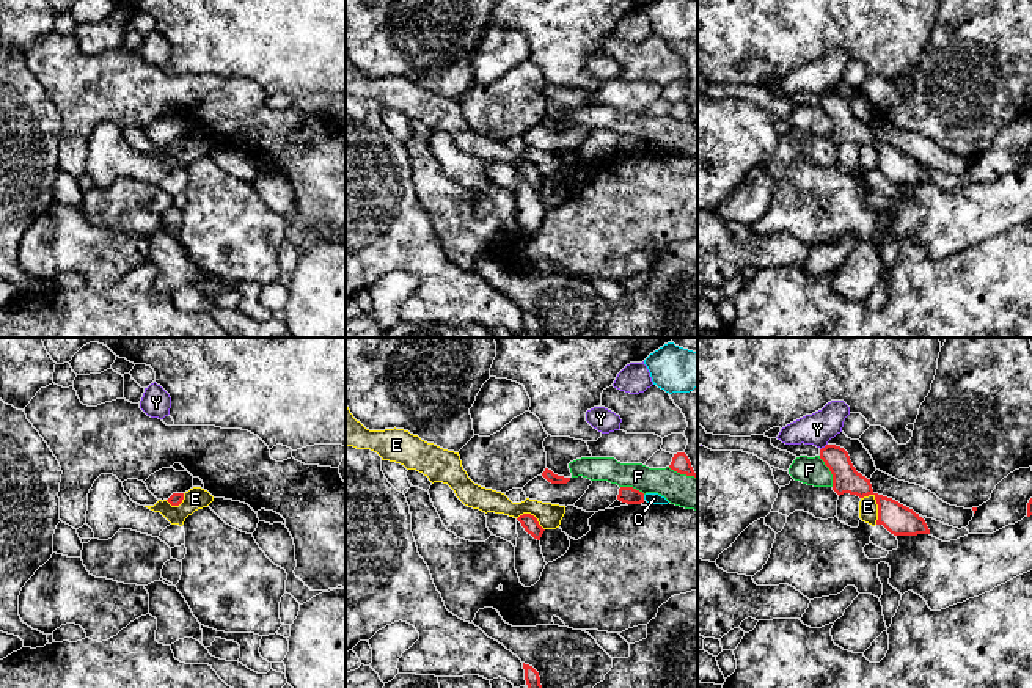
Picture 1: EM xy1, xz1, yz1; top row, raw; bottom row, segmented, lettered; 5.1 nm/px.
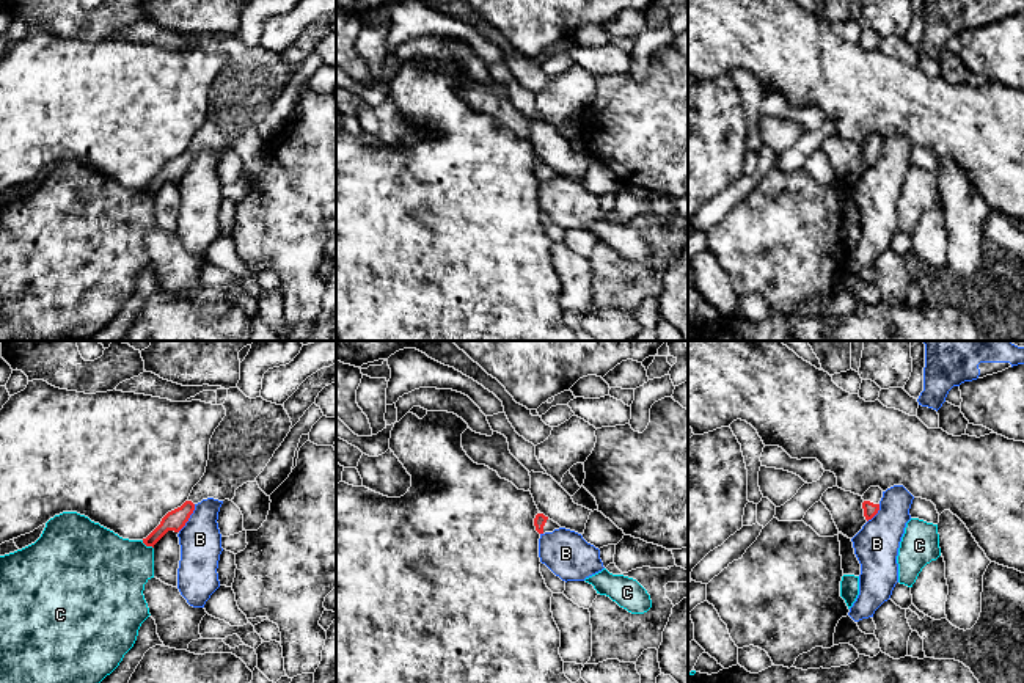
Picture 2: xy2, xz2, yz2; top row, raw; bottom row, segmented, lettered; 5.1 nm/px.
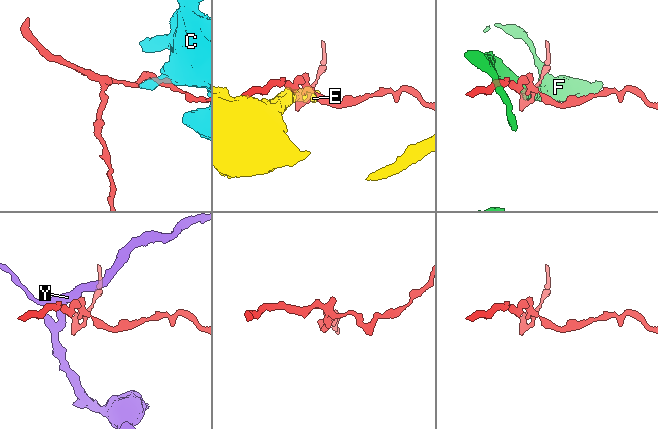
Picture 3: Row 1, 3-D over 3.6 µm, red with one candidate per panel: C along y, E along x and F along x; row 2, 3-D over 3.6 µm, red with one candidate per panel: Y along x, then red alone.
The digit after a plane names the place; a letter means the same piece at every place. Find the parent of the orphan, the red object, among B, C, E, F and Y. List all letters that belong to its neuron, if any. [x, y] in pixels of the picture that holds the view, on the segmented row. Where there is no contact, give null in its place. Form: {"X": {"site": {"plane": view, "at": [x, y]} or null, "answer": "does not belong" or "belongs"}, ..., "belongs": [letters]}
{"B": {"site": {"plane": "xy2", "at": [189, 517]}, "answer": "does not belong"}, "C": {"site": {"plane": "xy2", "at": [148, 545]}, "answer": "does not belong"}, "E": {"site": {"plane": "yz1", "at": [877, 503]}, "answer": "does not belong"}, "F": {"site": {"plane": "yz1", "at": [830, 470]}, "answer": "does not belong"}, "Y": {"site": {"plane": "yz1", "at": [825, 446]}, "answer": "does not belong"}, "belongs": []}

